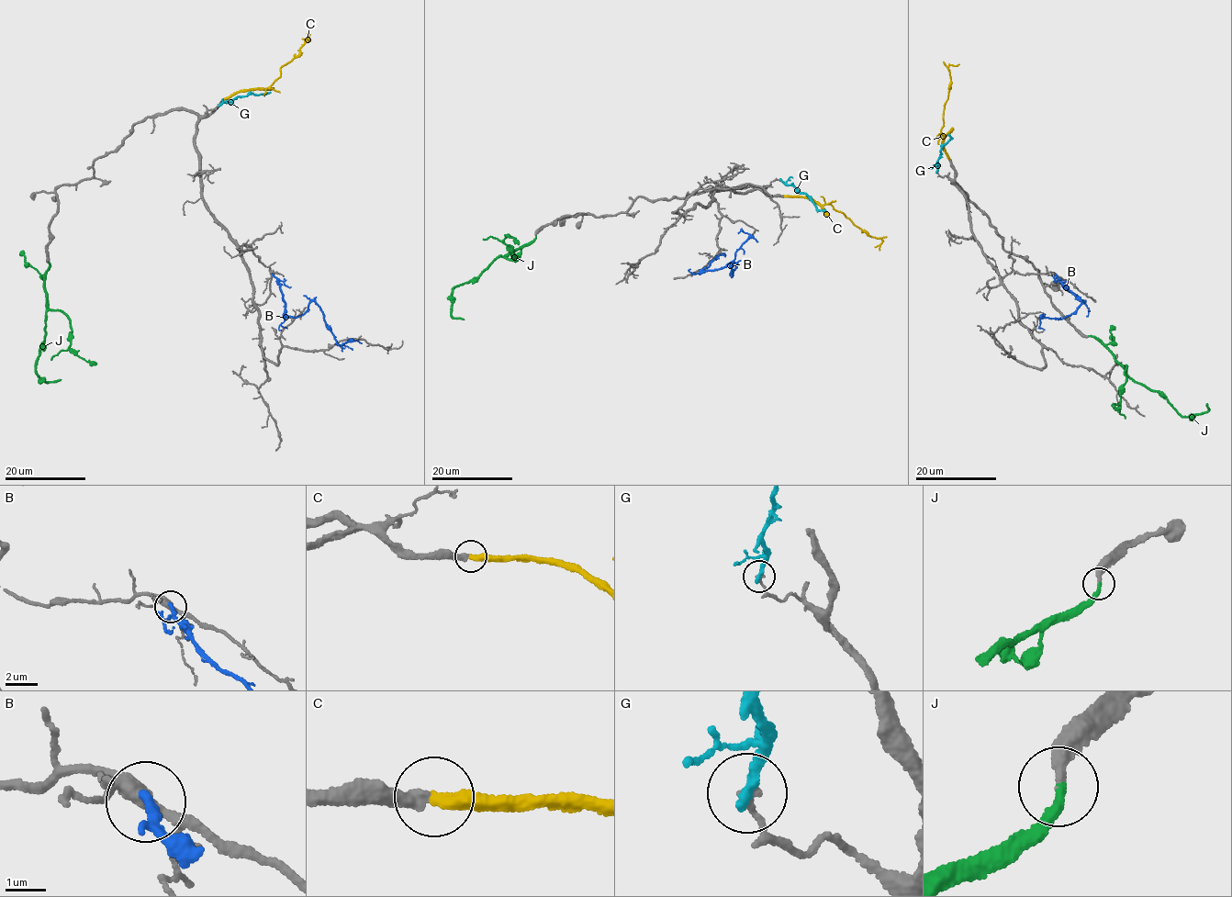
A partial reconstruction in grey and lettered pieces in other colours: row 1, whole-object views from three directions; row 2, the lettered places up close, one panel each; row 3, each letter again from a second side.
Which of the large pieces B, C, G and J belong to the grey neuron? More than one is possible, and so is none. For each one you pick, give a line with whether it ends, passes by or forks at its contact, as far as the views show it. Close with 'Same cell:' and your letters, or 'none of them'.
C: It ends there
J: It ends there
Same cell: C, J

